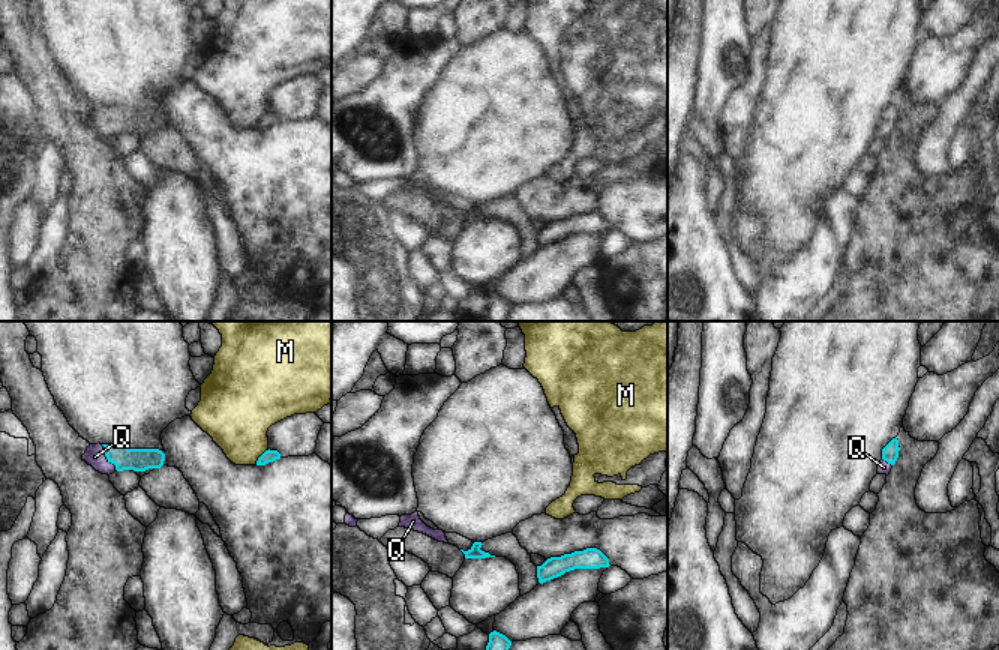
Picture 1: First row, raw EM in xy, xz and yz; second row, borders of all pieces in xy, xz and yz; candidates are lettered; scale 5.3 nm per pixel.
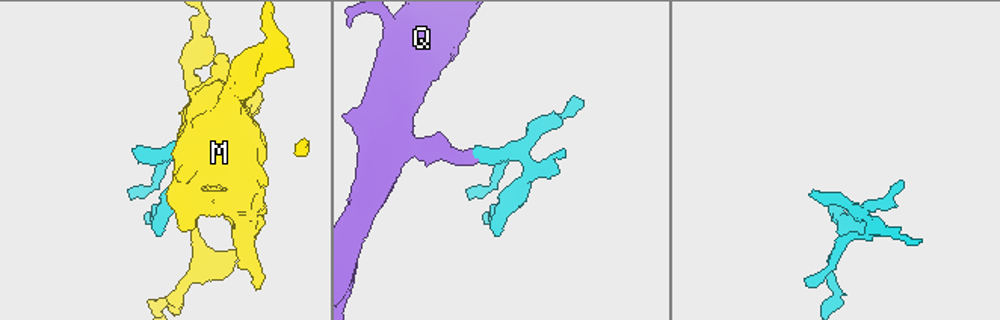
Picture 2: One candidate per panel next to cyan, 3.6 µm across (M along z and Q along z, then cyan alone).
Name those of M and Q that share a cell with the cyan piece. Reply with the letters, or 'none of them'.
Q

